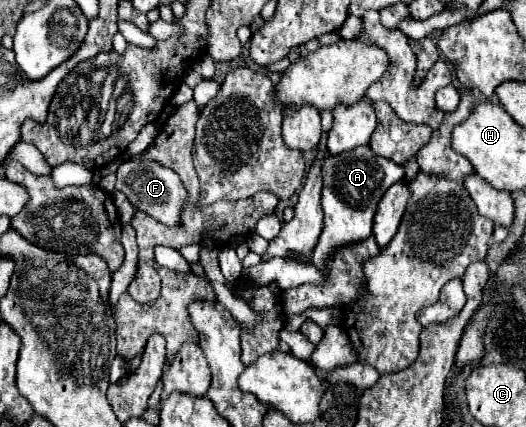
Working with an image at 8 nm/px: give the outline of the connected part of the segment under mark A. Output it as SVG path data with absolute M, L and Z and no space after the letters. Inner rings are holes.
M358 146L350 152L328 156L328 160L324 160L322 172L324 172L324 190L322 190L324 230L308 260L308 264L316 266L318 270L328 268L338 250L364 242L366 238L372 236L378 202L382 200L390 184L404 180L404 166L396 164L390 158L376 156L368 146Z

